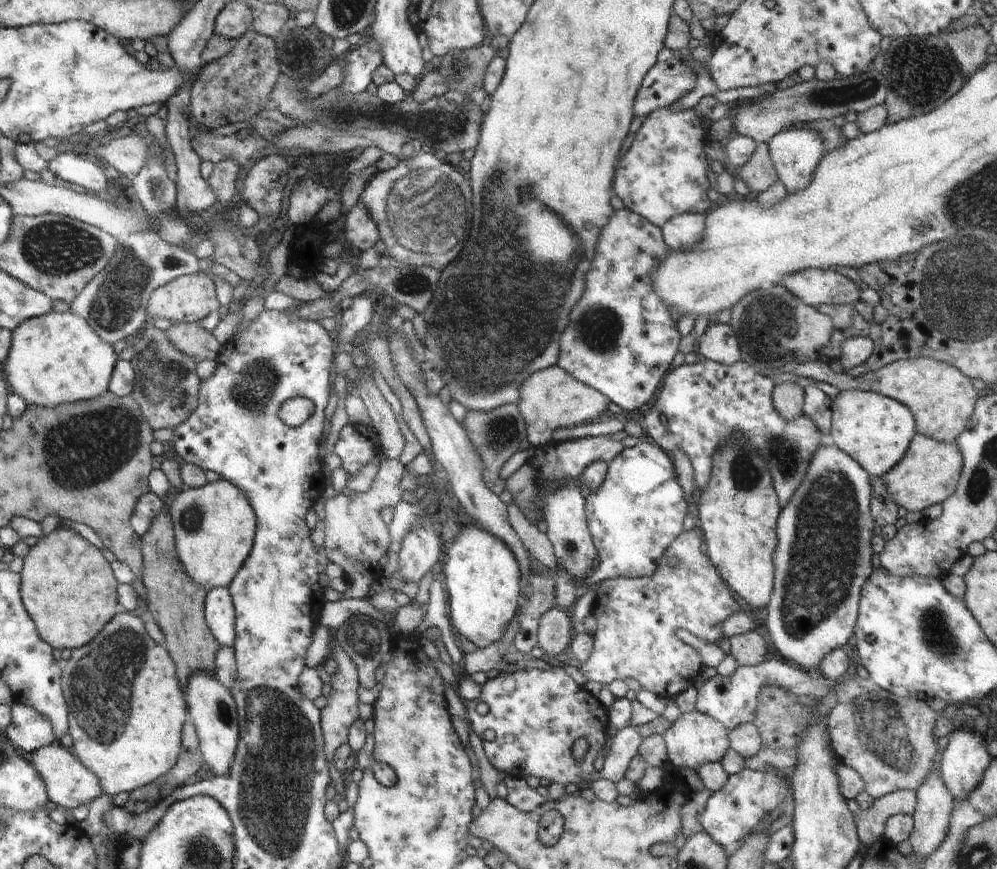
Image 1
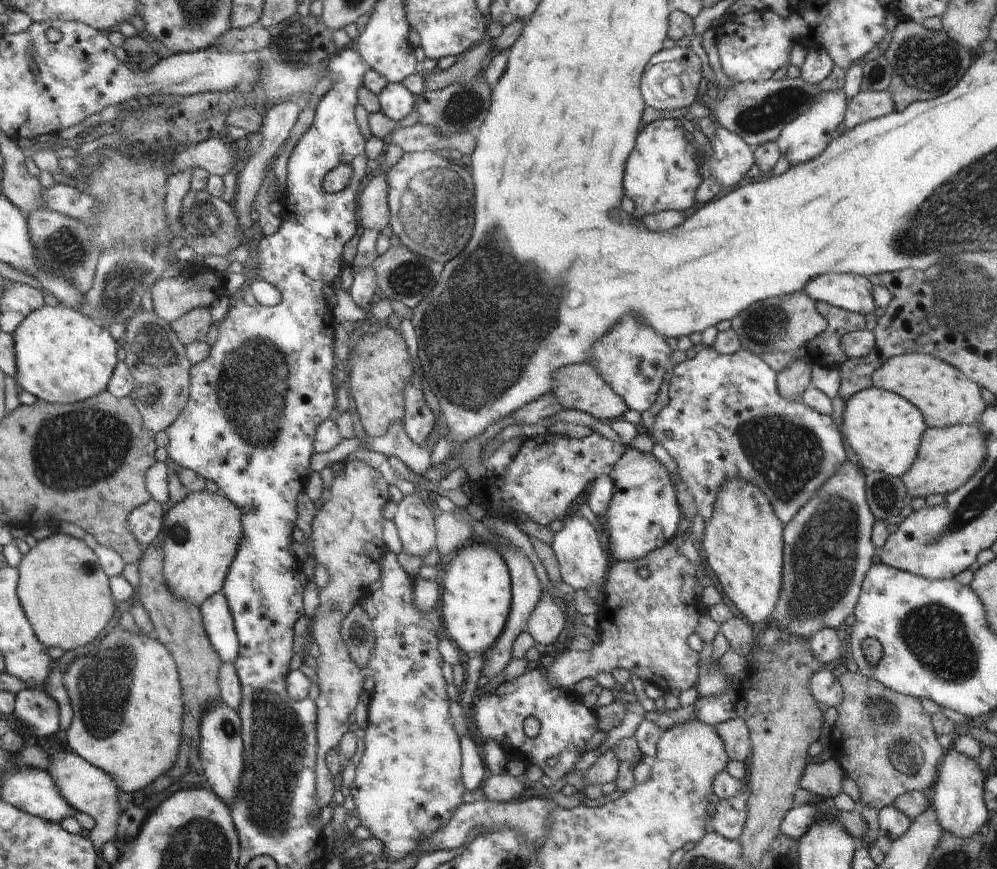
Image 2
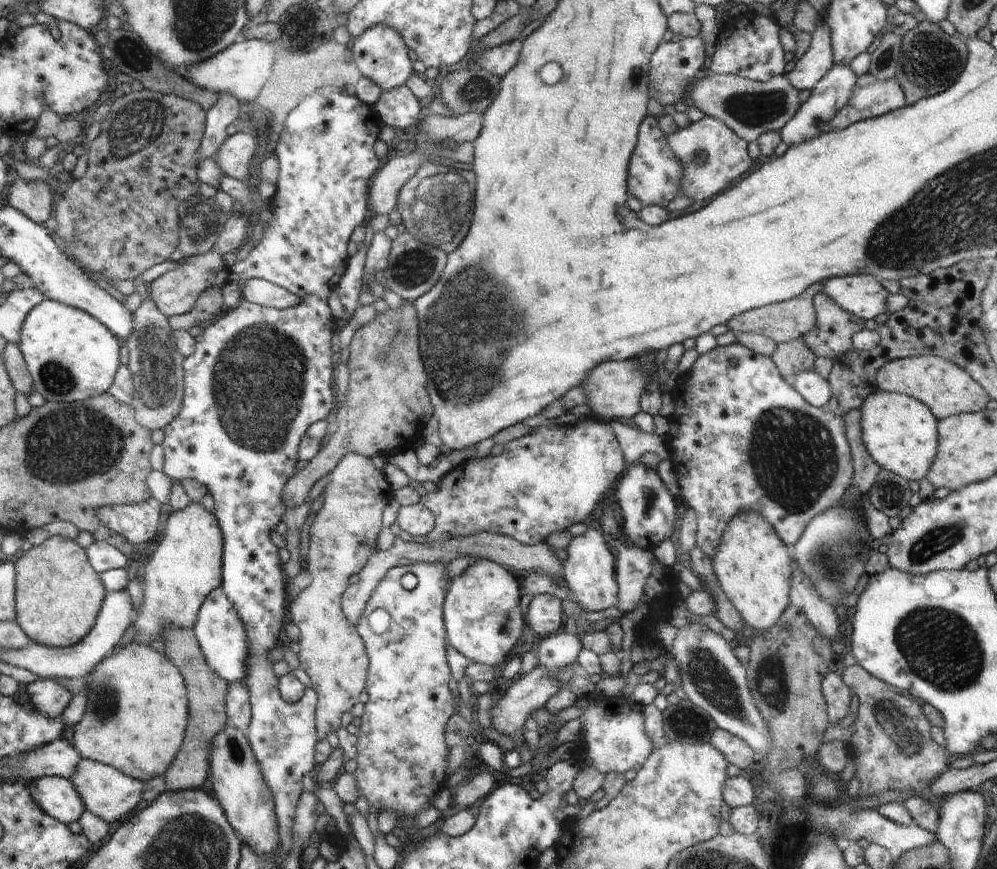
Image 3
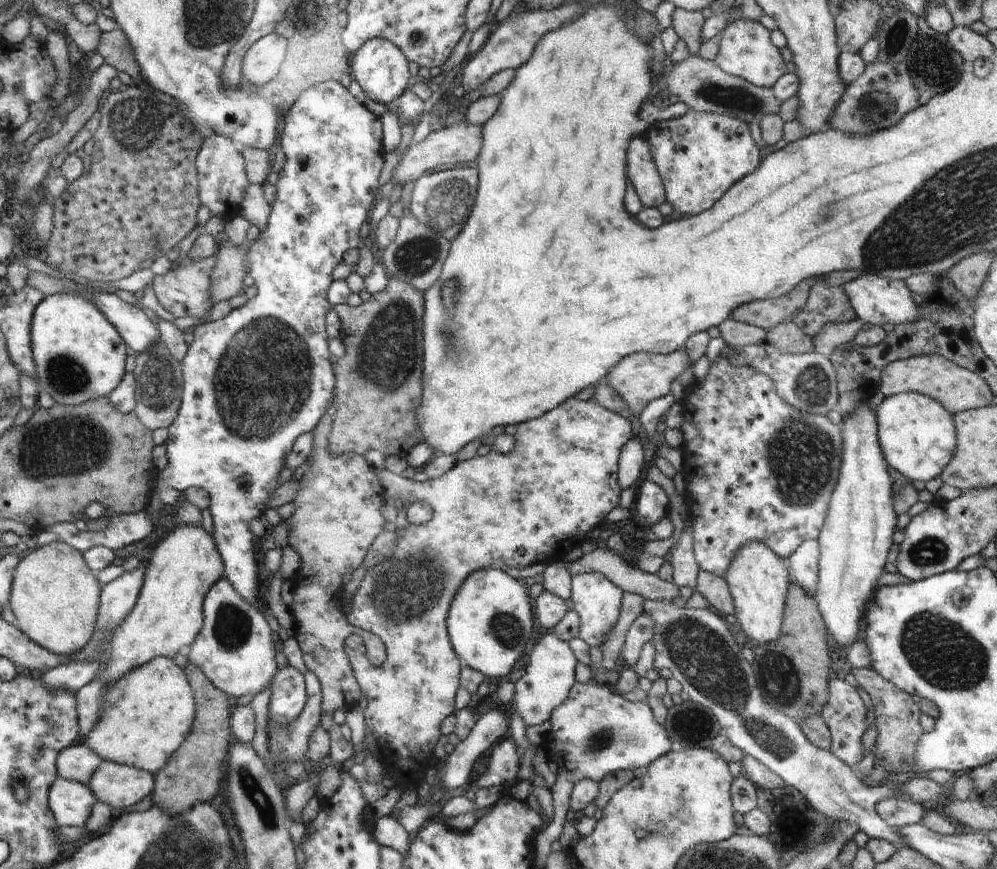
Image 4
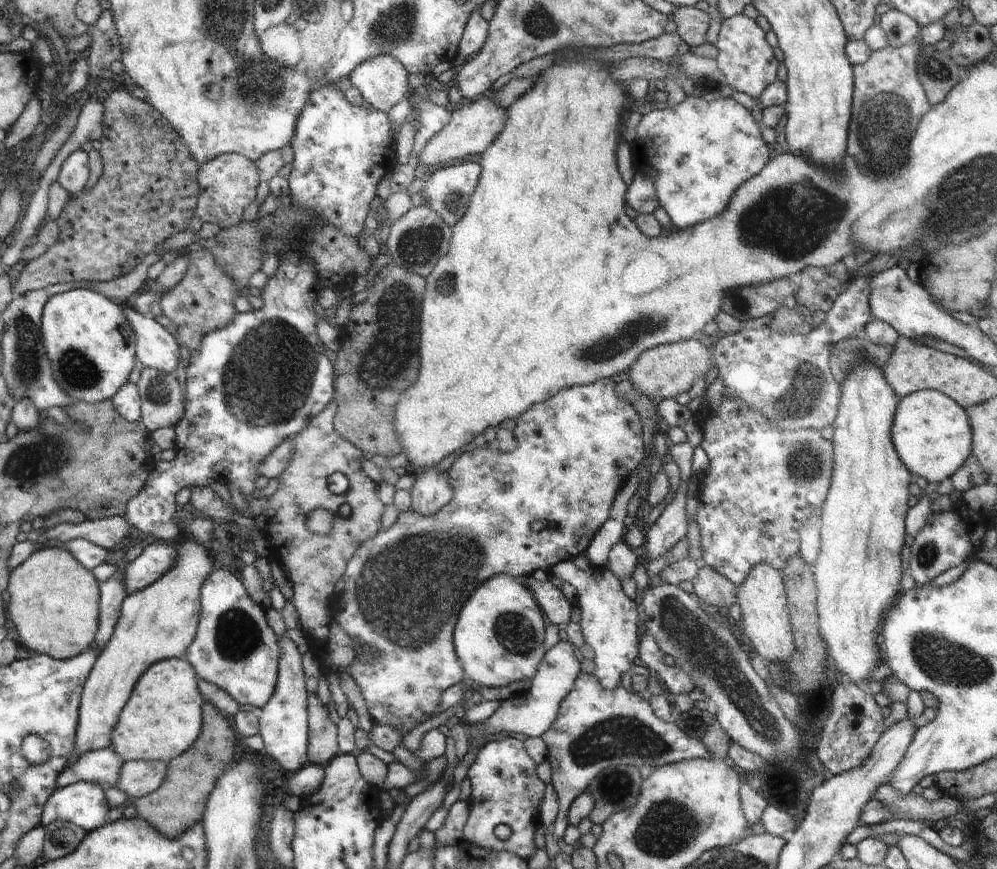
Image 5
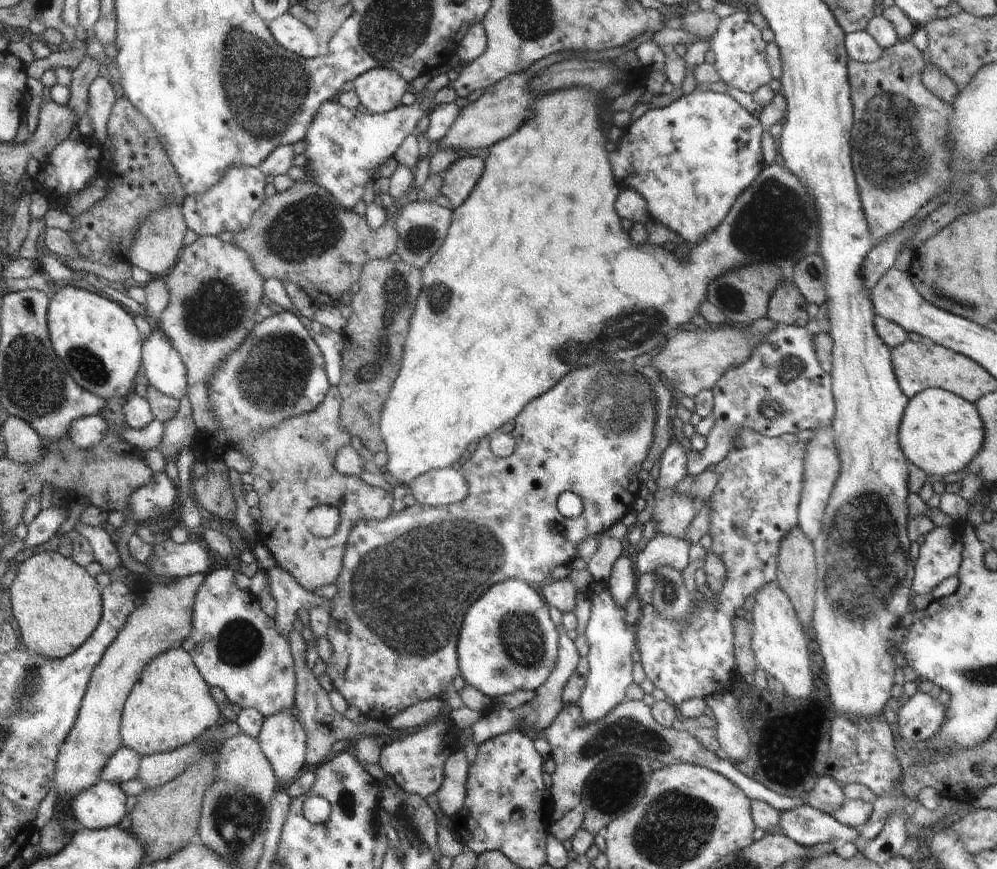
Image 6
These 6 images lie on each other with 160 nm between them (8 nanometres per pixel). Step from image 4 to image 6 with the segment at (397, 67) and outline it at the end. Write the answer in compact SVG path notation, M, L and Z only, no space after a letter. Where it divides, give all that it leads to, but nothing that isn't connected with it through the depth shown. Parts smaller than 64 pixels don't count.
M390 67L367 70L355 78L354 86L360 102L373 113L395 109L406 92L413 92L412 82Z

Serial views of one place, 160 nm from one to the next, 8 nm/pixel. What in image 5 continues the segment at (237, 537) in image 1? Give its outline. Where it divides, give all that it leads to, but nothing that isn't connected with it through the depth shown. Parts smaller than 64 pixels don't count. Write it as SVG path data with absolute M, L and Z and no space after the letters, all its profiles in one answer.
M192 540L179 543L177 545L182 557L179 558L178 564L150 586L126 595L122 601L119 619L112 636L99 654L100 662L96 662L96 670L91 670L92 678L87 678L88 686L83 686L84 706L80 706L80 738L75 740L76 754L72 754L72 760L80 760L93 750L108 748L110 733L116 726L119 714L128 702L140 676L157 662L183 658L186 649L194 640L201 617L201 588L206 577L216 568L215 555L207 545L202 543Z

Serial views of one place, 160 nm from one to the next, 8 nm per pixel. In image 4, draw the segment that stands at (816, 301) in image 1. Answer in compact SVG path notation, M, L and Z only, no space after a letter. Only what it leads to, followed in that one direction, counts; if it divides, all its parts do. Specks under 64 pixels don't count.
M860 273L859 277L842 285L851 307L865 323L871 325L894 324L903 325L915 321L920 314L919 306L912 300L912 292L904 280L894 280L868 273Z

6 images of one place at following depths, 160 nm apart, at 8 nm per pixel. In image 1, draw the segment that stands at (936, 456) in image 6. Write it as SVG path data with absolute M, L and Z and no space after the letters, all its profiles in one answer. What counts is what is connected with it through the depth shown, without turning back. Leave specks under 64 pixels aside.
M846 389L831 404L833 443L849 454L872 478L883 477L904 458L916 432L912 413L901 402L872 392Z

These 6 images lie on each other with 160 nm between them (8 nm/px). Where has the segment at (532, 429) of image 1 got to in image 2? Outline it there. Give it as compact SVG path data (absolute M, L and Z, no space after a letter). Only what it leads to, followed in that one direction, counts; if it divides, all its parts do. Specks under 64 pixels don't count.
M572 363L560 370L556 374L555 384L551 386L549 396L554 400L559 400L559 406L562 410L572 409L580 412L592 414L594 420L601 423L607 423L620 416L624 412L627 404L608 386L608 383L588 363Z

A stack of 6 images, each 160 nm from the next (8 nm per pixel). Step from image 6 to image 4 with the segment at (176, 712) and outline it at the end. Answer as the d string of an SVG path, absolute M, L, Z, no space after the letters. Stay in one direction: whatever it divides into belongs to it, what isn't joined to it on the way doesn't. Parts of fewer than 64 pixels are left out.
M168 657L151 658L147 664L128 673L123 680L112 685L107 690L106 703L103 704L102 720L96 725L96 734L86 737L84 744L88 745L104 761L112 761L131 767L136 767L156 774L166 764L168 757L184 742L186 735L194 726L197 706L194 706L195 696L192 696L190 684L185 672L176 666Z

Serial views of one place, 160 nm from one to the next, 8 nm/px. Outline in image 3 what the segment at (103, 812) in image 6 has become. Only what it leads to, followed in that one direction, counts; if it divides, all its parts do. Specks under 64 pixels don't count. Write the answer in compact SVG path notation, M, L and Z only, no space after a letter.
M42 777L32 784L32 798L52 818L65 825L79 820L86 812L85 804L74 782L62 777Z

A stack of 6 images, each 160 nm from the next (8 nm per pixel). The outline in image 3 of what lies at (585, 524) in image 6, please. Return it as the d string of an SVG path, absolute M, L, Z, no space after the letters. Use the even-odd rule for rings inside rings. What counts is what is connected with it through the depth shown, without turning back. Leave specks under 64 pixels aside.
M593 415L591 417L585 417L583 420L578 420L576 424L568 427L537 427L532 434L505 443L502 453L497 456L476 456L453 467L449 473L444 475L436 492L421 496L420 502L432 511L436 519L435 528L431 530L429 537L433 541L448 541L451 540L452 537L471 536L471 534L488 531L511 536L514 540L525 545L537 545L538 543L546 541L548 536L552 533L558 533L559 530L568 528L570 524L574 524L574 522L578 522L578 520L584 522L584 520L592 514L592 510L596 508L598 500L606 494L606 490L608 490L610 486L614 486L614 482L618 480L618 476L620 476L620 472L622 472L624 468L627 468L626 462L624 462L624 455L609 422L604 422L602 419L598 419ZM414 563L412 565L408 565L407 567L402 567L400 564L396 564L392 569L388 570L386 576L380 579L380 582L376 585L374 592L370 595L368 602L366 603L365 609L362 611L362 616L360 617L359 623L356 625L356 628L363 638L365 642L365 646L367 647L367 654L370 658L370 672L368 673L368 686L365 699L365 712L361 717L361 725L357 732L357 755L356 762L357 768L353 772L356 788L358 794L363 799L366 799L370 805L376 808L378 814L381 811L389 810L392 812L397 812L403 815L403 819L401 822L403 823L404 829L409 829L410 831L416 832L419 830L416 828L415 830L415 815L425 811L432 807L432 800L434 800L434 796L436 796L436 792L438 790L442 790L444 788L444 783L447 782L446 778L446 766L448 766L448 760L446 760L446 756L448 756L449 750L448 745L445 739L445 730L446 730L446 722L448 719L454 714L454 697L452 696L452 692L450 692L450 688L448 688L448 682L450 682L450 667L448 662L446 662L446 656L444 656L444 652L446 652L446 643L447 642L447 633L446 626L443 618L443 606L444 600L447 592L448 583L443 579L445 568L448 565L444 565L443 563ZM410 572L410 574L414 574L418 579L418 584L416 584L415 588L412 590L407 590L402 587L400 583L400 578L402 575ZM376 608L383 608L391 614L392 626L397 626L401 630L401 640L396 641L392 639L388 633L382 636L376 636L372 630L370 630L370 626L368 626L368 614L372 612L372 610L376 610Z

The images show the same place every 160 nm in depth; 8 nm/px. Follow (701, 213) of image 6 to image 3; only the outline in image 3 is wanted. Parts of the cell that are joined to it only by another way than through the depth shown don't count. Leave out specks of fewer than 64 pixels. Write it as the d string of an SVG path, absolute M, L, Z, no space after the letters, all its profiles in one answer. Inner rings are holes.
M705 115L702 120L691 123L686 129L667 136L671 149L675 155L685 164L685 177L683 180L683 194L694 199L694 202L706 200L720 194L740 176L748 172L752 166L752 160L748 156L748 144L741 139L726 123L720 119ZM698 152L706 152L708 160L703 166L694 164L692 159Z

